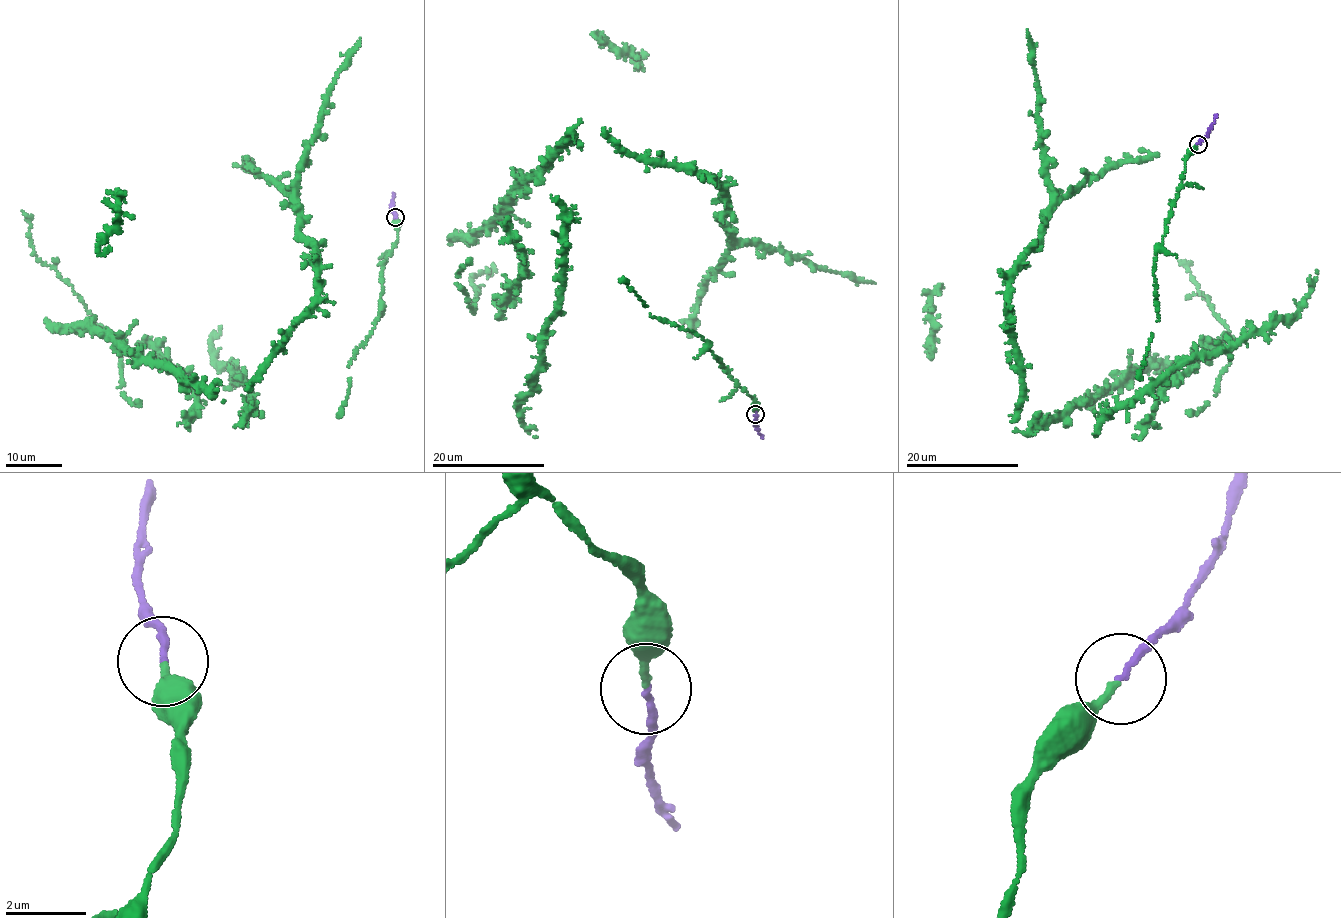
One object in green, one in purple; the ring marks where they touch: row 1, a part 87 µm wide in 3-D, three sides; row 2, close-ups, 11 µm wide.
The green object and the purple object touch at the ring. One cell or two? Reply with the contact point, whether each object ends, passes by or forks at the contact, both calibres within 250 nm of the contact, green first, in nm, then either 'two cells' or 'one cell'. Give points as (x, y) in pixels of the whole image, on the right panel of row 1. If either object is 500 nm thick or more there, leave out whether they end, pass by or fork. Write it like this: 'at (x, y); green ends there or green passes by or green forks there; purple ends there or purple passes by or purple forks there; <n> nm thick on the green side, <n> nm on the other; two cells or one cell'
at (1198, 144); green ends there; purple ends there; 170 nm thick on the green side, 160 nm on the other; one cell

